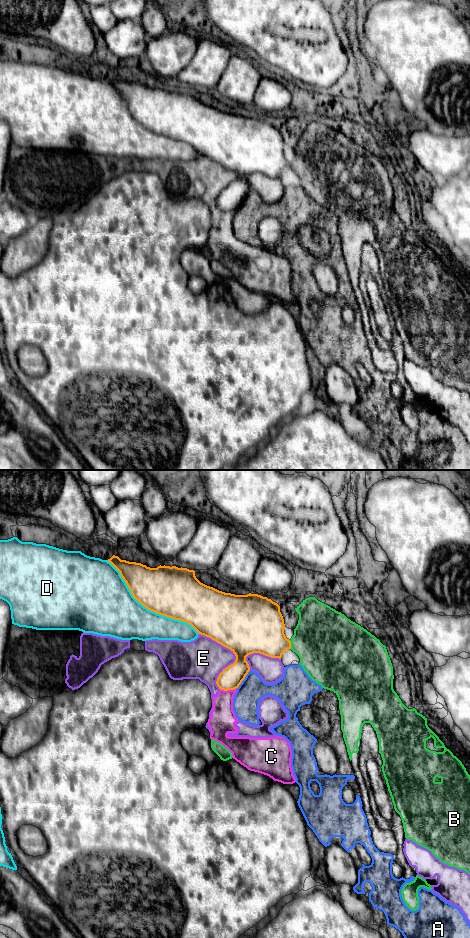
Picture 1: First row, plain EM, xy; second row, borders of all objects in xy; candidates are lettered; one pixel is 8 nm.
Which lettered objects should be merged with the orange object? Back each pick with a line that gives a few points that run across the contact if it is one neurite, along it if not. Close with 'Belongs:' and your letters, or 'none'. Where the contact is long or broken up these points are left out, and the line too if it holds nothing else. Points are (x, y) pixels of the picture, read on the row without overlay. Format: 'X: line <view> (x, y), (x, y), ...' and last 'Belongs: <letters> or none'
Belongs: none

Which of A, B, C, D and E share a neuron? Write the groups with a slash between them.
A / B / C E / D

